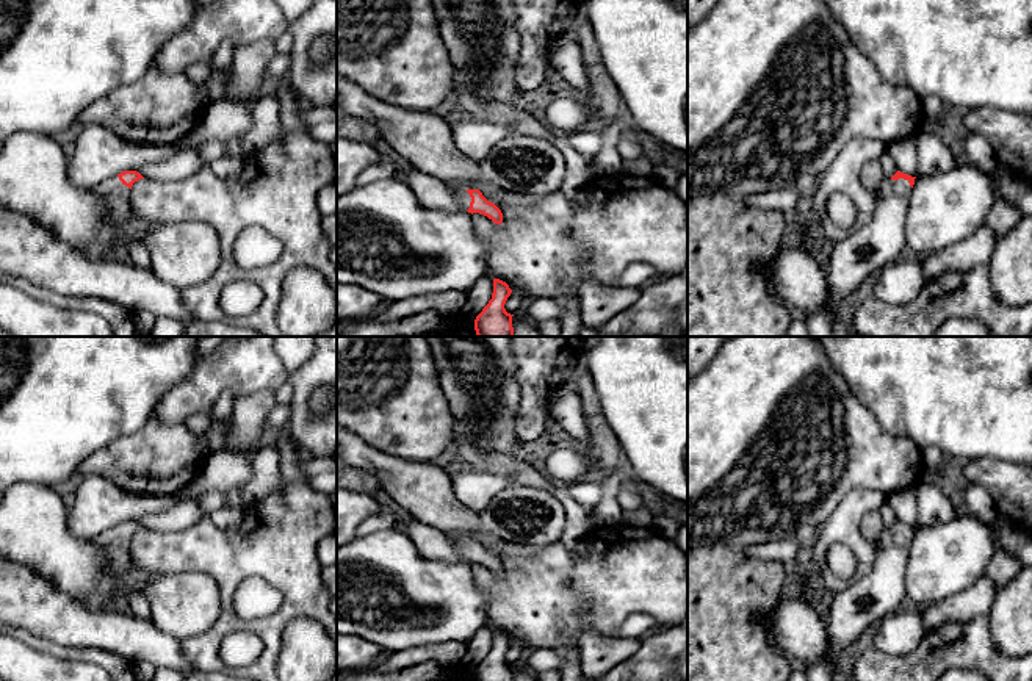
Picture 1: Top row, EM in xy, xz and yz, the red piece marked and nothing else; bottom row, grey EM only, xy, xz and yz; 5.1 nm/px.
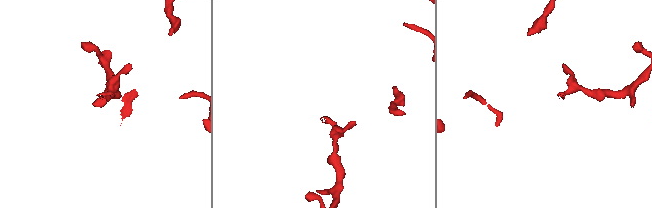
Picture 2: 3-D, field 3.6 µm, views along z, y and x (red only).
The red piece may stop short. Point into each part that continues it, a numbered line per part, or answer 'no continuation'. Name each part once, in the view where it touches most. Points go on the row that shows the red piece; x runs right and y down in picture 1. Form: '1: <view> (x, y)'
1: xz (462, 196)

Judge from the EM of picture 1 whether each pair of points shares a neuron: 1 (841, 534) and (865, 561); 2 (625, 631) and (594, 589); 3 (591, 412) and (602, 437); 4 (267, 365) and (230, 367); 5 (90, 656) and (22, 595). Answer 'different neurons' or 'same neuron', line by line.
1: same neuron
2: different neurons
3: same neuron
4: same neuron
5: different neurons

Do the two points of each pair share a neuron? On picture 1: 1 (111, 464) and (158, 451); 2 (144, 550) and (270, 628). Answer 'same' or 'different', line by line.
1: same
2: same

